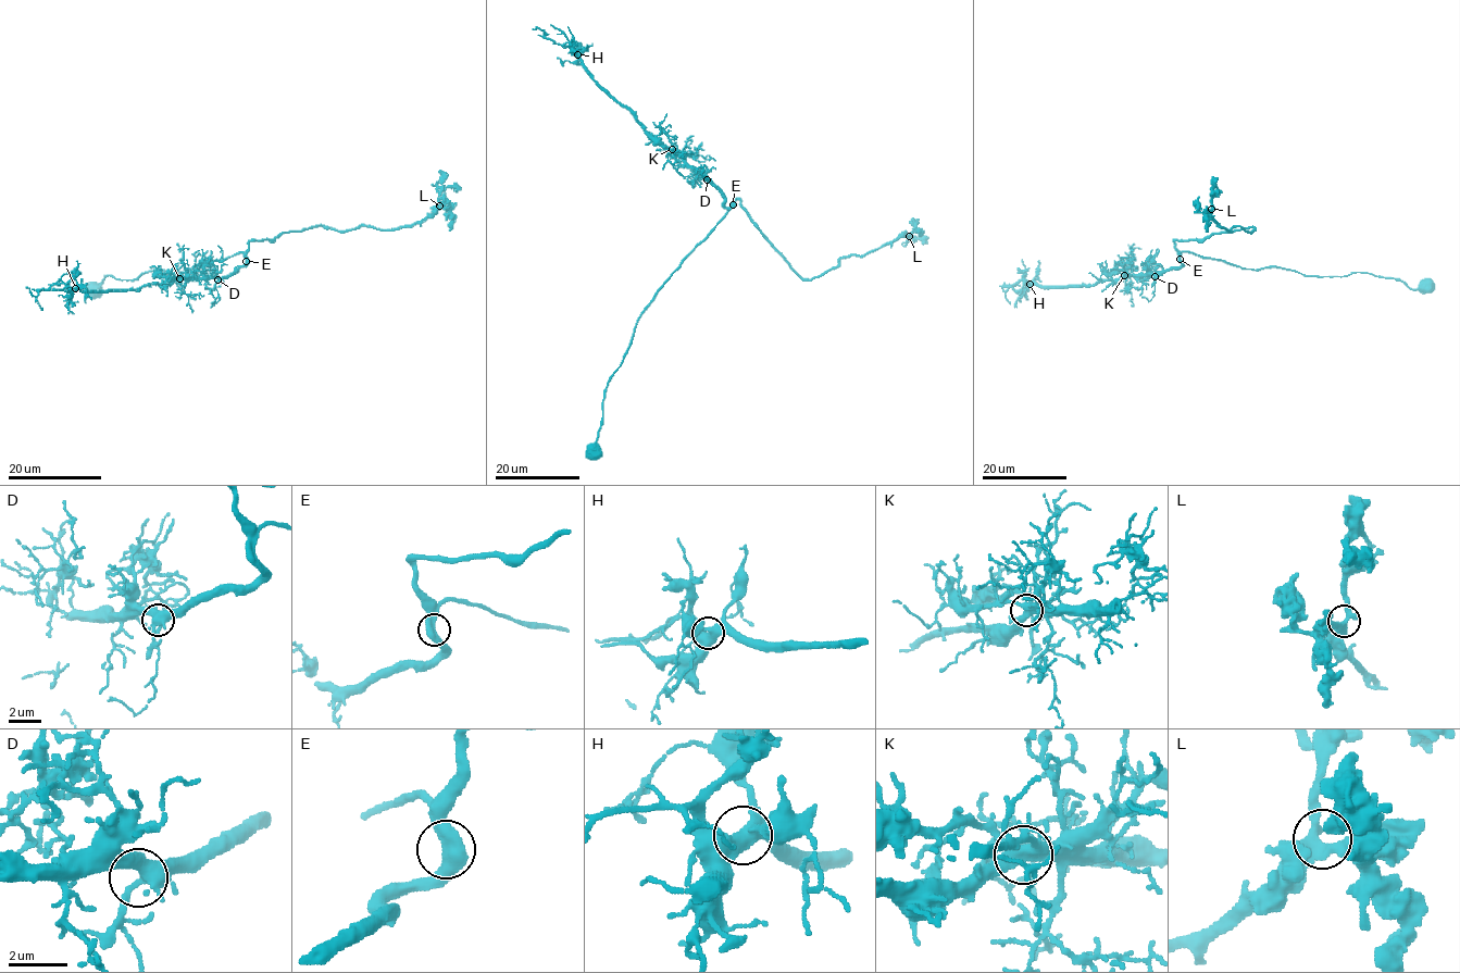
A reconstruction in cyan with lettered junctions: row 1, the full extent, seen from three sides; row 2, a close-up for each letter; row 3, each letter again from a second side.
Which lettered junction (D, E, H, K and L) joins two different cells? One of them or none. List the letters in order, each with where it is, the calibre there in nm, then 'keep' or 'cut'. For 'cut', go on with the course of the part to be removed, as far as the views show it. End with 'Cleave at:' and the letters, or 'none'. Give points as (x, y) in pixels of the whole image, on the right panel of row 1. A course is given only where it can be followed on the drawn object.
D: at (1155, 276); 480 nm thick; keep
E: at (1180, 259); 500 nm thick; keep
H: at (1030, 284); 460 nm thick; keep
K: at (1124, 275); 460 nm thick; keep
L: at (1211, 209); 360 nm thick; keep
Cleave at: none

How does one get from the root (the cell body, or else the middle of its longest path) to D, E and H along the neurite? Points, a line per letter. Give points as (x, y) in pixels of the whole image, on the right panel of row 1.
D: (1424, 286), (1410, 289), (1361, 272), (1243, 269), (1187, 252), (1181, 266), (1155, 276)
E: (1424, 286), (1410, 289), (1400, 281), (1361, 272), (1309, 276), (1277, 266), (1243, 269), (1187, 252), (1181, 259)
H: (1424, 286), (1410, 289), (1361, 272), (1243, 269), (1187, 252), (1181, 266), (1157, 274), (1030, 284)

